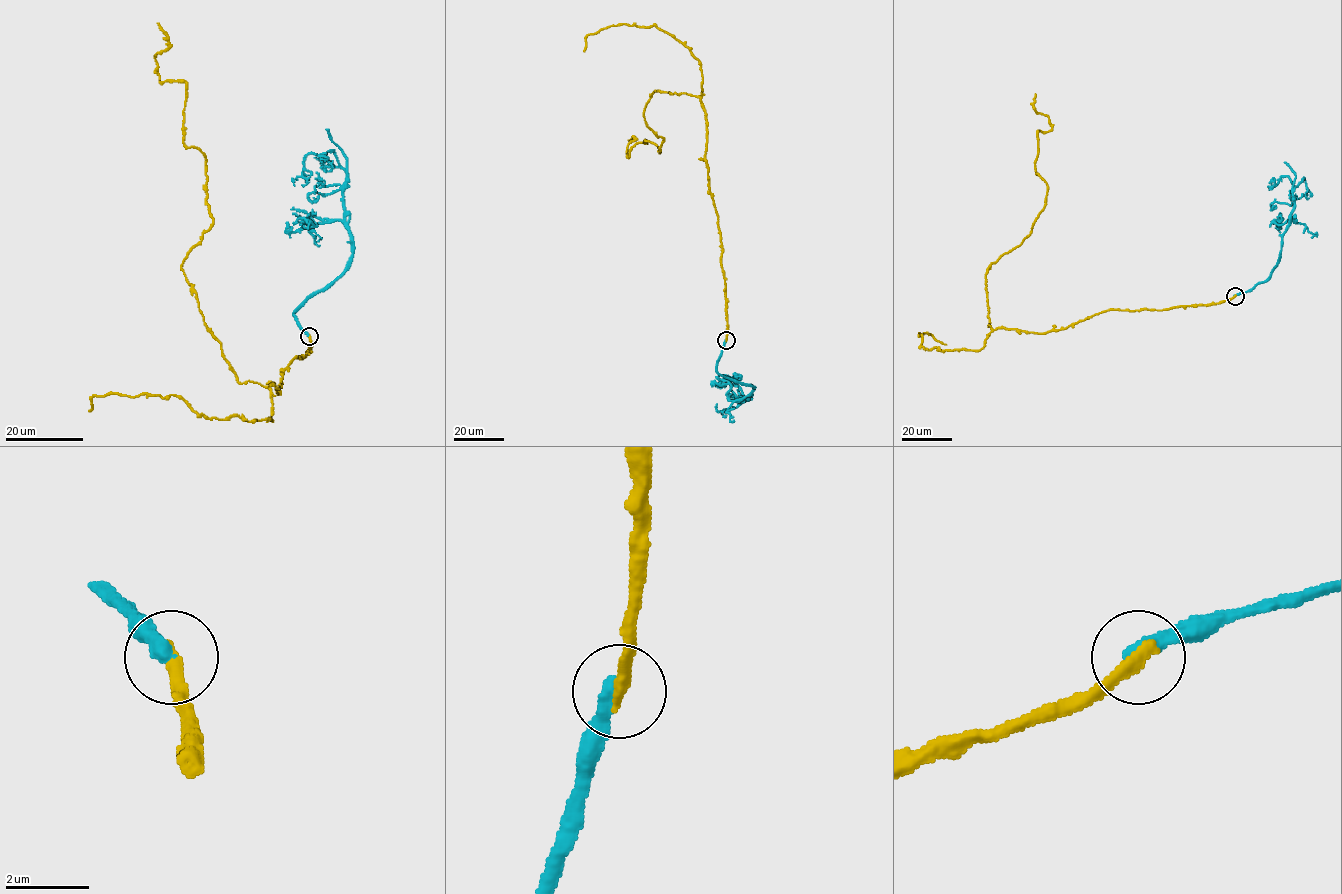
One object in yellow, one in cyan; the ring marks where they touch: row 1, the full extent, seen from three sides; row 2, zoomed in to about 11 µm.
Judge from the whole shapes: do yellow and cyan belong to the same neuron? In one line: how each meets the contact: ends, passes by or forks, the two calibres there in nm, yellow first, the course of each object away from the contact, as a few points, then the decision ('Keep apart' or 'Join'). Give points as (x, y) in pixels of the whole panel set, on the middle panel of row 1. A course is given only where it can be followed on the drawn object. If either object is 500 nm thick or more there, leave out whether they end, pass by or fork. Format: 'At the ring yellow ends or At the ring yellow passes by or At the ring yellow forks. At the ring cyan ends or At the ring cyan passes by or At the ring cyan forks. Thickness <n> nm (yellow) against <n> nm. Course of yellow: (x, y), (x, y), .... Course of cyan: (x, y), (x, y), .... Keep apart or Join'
At the ring yellow ends. At the ring cyan ends. Thickness 360 nm (yellow) against 400 nm. Course of yellow: (726, 340), (700, 98), (655, 91), (643, 117), (659, 152), (645, 139), (628, 156), (628, 140). Course of cyan: (726, 339), (717, 371), (754, 386), (754, 390), (748, 400), (722, 413), (717, 410), (717, 403). Join

